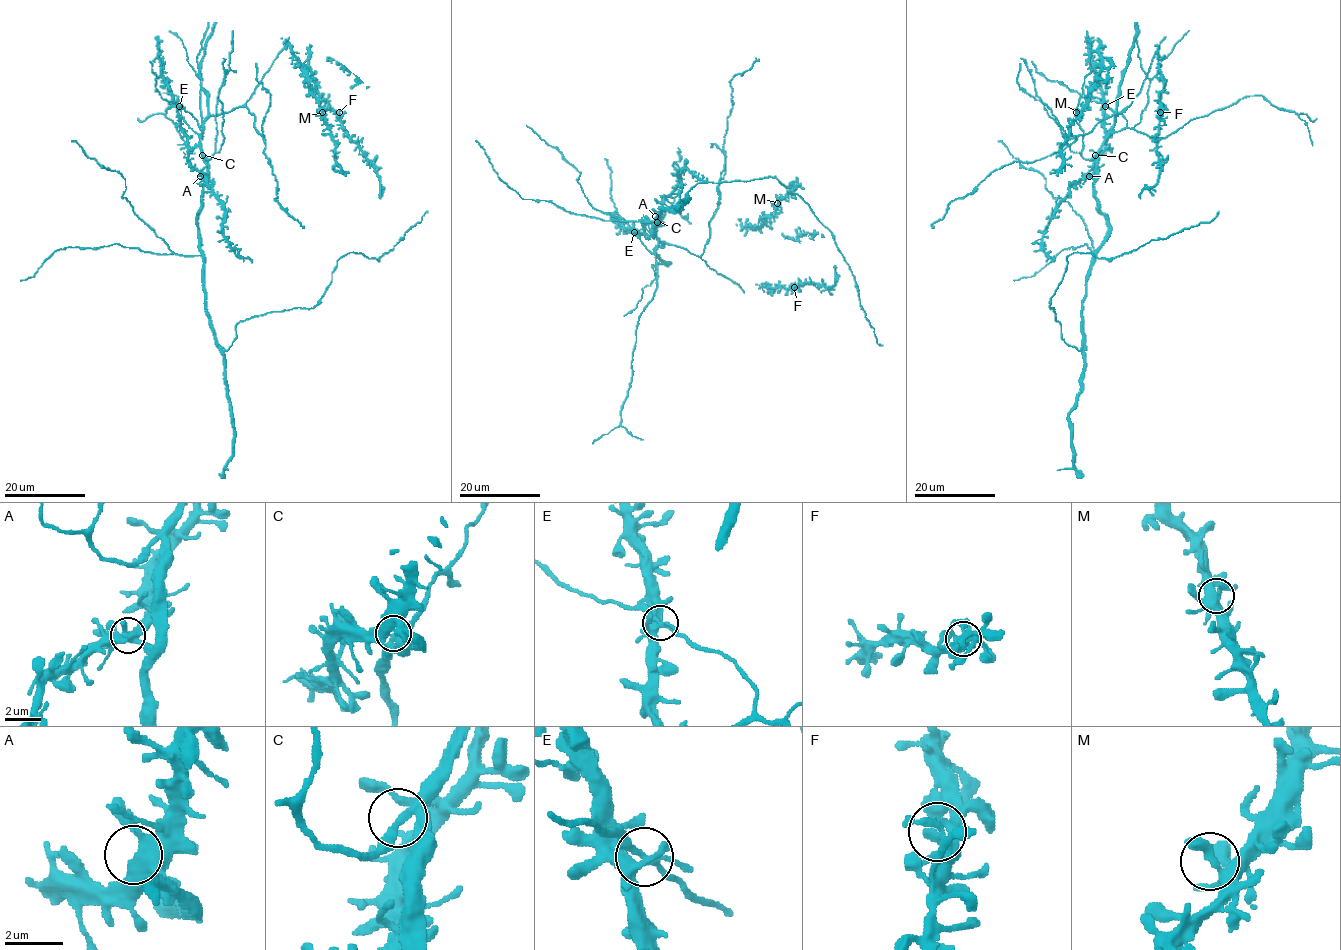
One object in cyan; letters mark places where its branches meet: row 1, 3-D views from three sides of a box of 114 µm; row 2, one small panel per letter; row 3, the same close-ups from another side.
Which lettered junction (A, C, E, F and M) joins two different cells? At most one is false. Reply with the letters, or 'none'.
none

